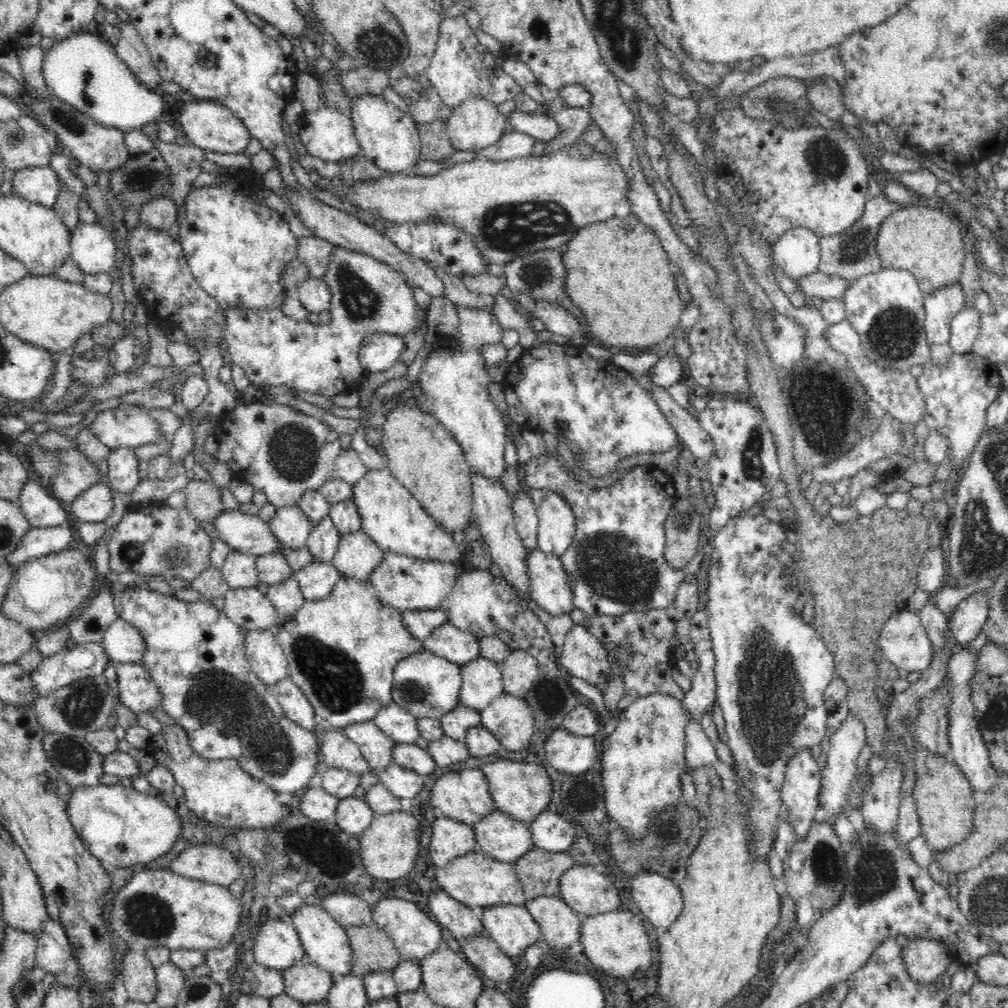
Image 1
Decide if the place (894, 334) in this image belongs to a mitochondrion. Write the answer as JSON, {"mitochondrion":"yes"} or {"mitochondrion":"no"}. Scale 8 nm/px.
{"mitochondrion":"yes"}

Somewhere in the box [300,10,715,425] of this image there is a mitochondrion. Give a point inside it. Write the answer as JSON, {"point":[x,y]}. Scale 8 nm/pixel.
{"point":[510,228]}

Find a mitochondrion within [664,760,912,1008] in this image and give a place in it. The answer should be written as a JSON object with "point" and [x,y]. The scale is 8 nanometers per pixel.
{"point":[875,876]}

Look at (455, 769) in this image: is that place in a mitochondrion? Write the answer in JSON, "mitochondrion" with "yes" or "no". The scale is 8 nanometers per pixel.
{"mitochondrion":"no"}

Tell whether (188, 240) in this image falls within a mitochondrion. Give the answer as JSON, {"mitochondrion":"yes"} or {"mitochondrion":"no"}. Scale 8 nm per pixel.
{"mitochondrion":"no"}

